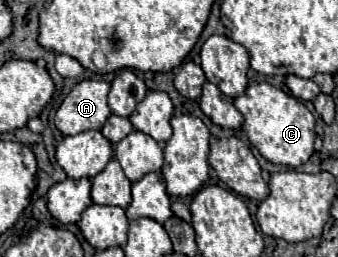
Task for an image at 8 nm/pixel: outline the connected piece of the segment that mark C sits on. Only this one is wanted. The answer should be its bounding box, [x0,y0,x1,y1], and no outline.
[235,83,315,167]

